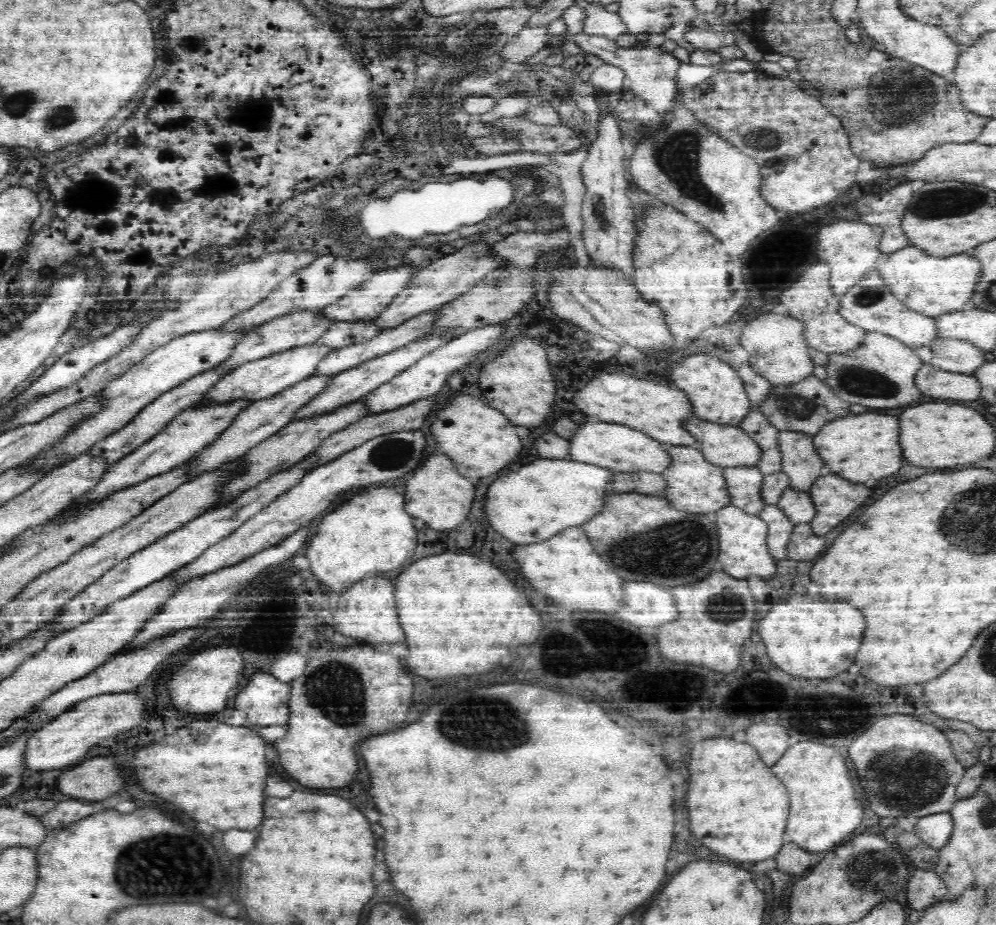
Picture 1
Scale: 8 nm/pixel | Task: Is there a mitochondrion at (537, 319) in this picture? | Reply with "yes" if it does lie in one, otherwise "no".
no

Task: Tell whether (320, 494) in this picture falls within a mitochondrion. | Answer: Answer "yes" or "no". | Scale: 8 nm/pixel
no

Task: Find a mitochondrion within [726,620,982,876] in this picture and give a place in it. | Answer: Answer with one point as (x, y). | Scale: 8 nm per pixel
(900, 780)

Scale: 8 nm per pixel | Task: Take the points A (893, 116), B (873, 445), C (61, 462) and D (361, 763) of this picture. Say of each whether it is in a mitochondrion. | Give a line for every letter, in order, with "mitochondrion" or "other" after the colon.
A: mitochondrion
B: other
C: other
D: other

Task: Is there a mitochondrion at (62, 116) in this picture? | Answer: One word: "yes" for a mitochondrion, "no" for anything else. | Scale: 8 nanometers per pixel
yes

